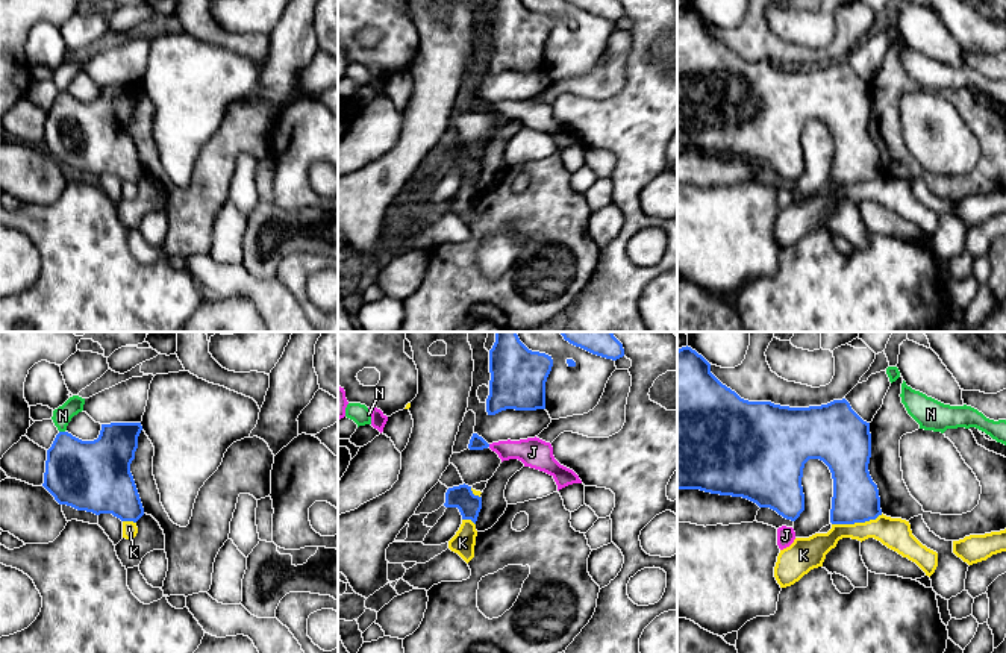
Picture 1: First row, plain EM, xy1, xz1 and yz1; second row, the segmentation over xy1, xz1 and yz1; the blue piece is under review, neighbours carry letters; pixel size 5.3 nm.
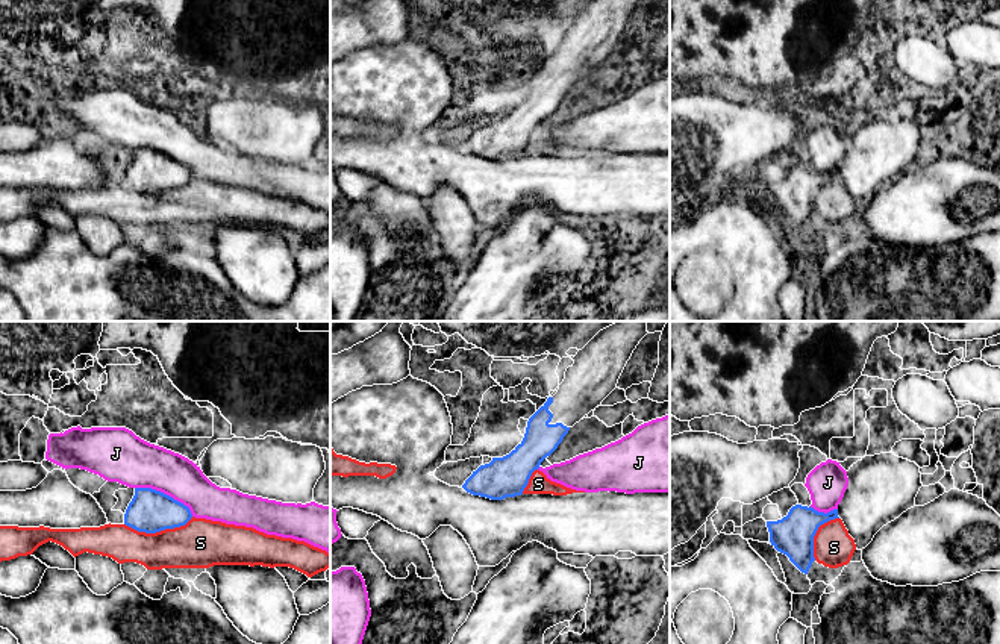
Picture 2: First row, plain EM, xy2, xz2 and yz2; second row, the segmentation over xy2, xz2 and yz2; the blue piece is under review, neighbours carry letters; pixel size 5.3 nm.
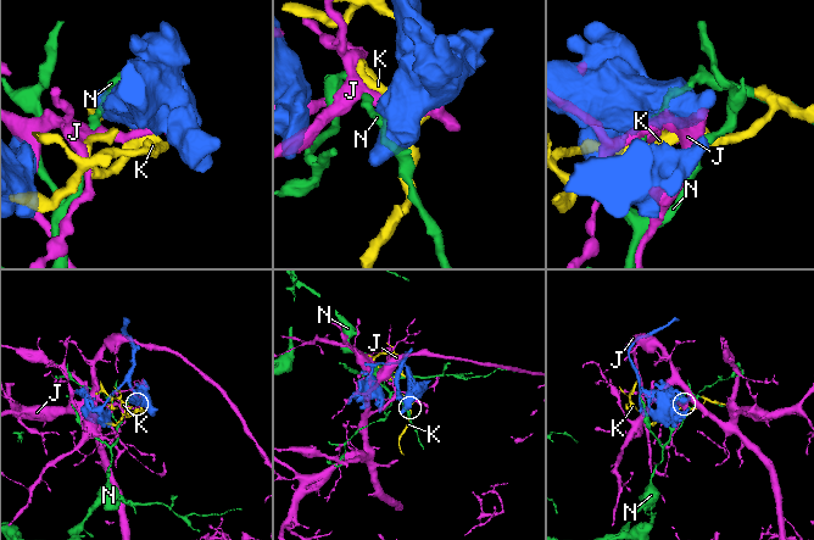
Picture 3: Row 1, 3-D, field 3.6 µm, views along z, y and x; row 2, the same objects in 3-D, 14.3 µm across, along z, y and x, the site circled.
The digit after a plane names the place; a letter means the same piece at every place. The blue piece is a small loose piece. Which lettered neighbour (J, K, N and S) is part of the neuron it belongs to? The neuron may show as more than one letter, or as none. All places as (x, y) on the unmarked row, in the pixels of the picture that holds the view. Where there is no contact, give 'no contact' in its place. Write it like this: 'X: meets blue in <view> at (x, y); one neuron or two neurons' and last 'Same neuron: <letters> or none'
J: meets blue in xy2 at (165, 155); two neurons
K: meets blue in yz1 at (856, 182); two neurons
N: meets blue in xy1 at (62, 93); two neurons
S: meets blue in xy2 at (158, 191); two neurons
Same neuron: none

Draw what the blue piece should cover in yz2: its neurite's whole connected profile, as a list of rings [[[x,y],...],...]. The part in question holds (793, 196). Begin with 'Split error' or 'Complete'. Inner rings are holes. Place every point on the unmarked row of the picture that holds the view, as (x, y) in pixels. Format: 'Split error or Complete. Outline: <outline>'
Complete. Outline: [[[795,165],[788,176],[777,182],[767,182],[771,206],[786,215],[789,221],[808,235],[814,218],[814,197],[818,188],[830,180],[839,179],[838,170],[827,174],[814,168]]]

